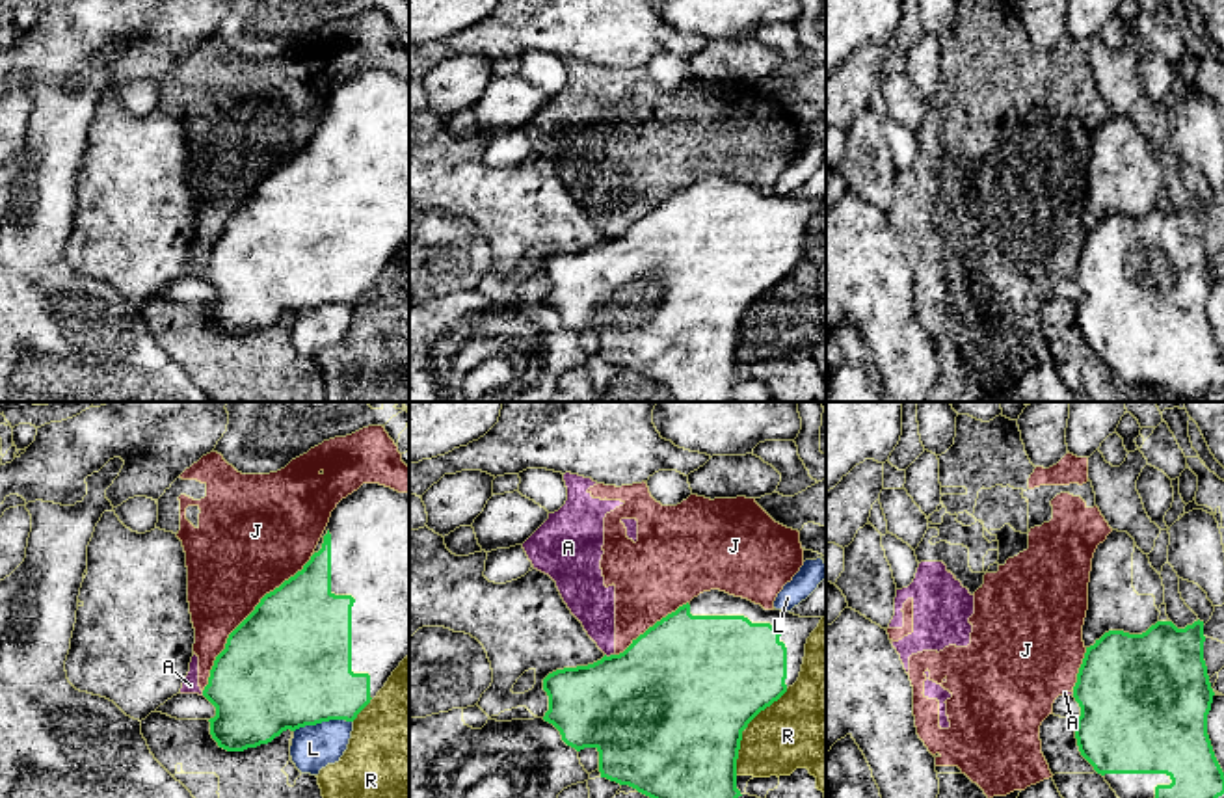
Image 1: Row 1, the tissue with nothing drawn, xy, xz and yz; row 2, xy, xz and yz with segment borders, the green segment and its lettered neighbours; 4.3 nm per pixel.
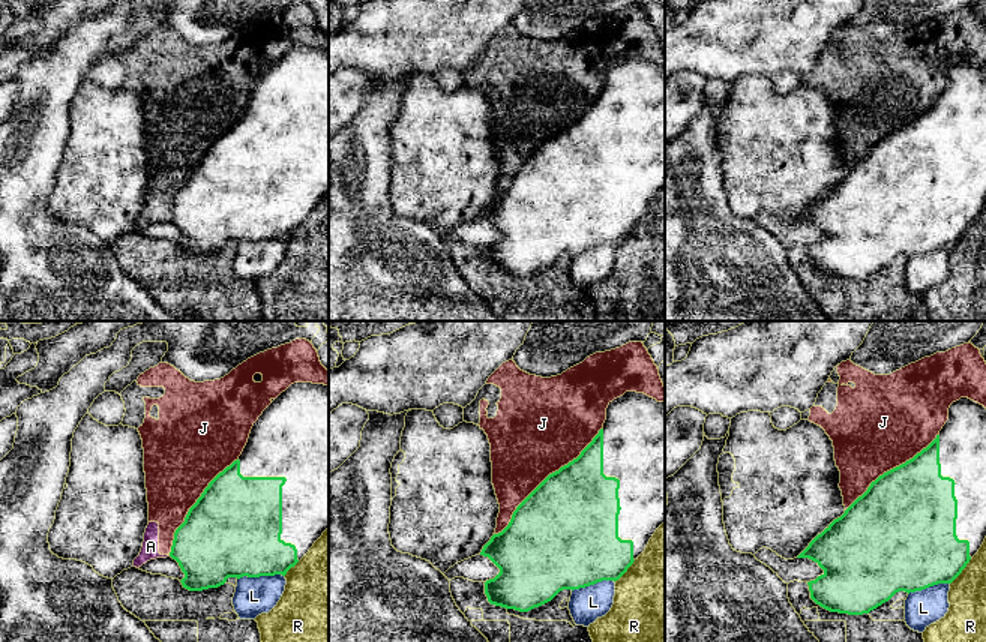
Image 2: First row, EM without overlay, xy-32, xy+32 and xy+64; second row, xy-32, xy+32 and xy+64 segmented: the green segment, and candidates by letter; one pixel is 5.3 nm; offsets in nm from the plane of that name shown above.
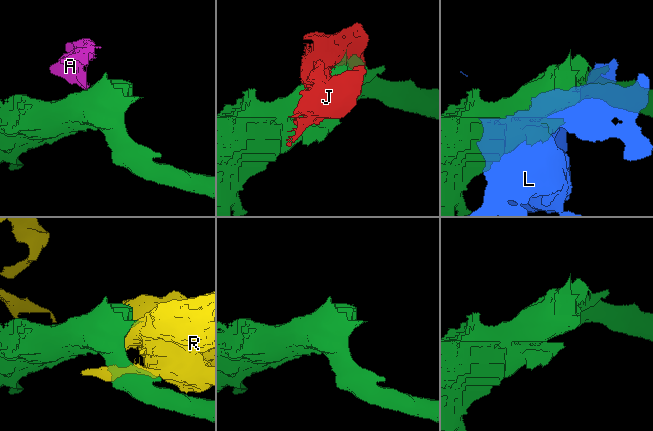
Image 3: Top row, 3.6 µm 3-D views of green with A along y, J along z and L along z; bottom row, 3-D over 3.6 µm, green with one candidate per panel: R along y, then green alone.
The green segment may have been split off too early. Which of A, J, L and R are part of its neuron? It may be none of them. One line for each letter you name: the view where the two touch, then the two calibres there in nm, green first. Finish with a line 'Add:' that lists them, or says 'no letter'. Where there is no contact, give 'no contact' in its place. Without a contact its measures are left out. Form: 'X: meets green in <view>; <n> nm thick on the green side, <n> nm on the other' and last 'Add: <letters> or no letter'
Add: no letter

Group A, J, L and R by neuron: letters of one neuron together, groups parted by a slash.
A J / L / R

